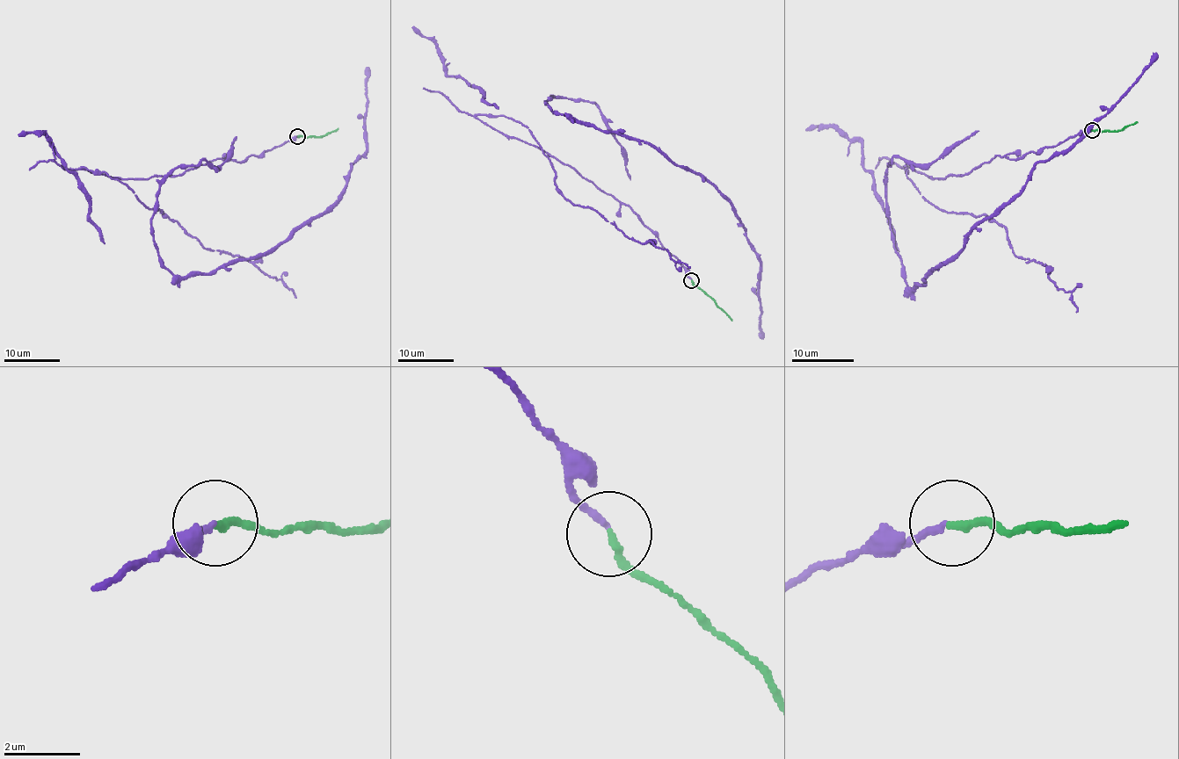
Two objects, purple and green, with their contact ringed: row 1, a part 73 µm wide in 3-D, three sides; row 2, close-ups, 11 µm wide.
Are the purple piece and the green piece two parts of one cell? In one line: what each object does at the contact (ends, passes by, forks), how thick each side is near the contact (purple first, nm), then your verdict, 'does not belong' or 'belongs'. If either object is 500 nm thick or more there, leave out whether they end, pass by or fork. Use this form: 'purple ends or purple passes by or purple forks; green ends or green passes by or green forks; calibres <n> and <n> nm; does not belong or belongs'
purple ends; green ends; calibres 170 and 200 nm; belongs

